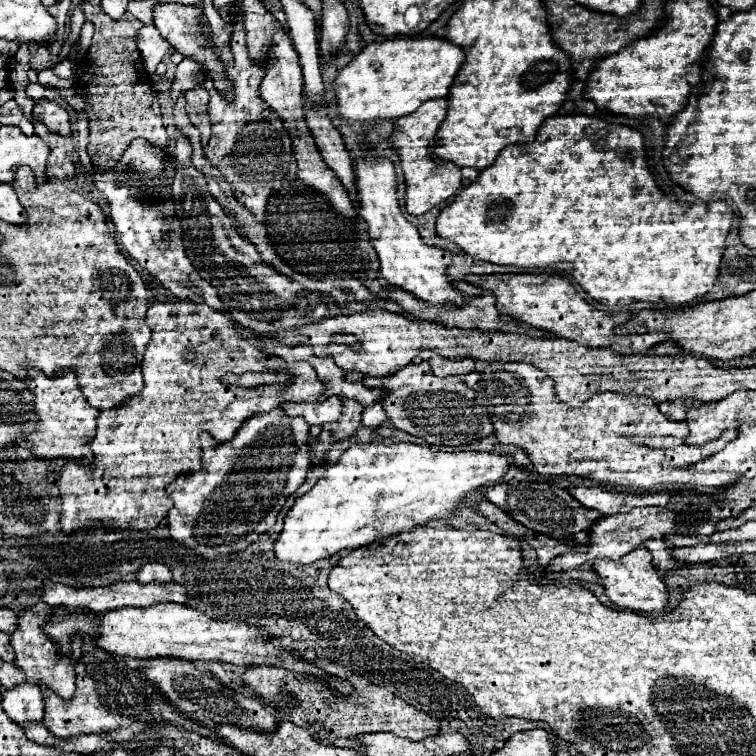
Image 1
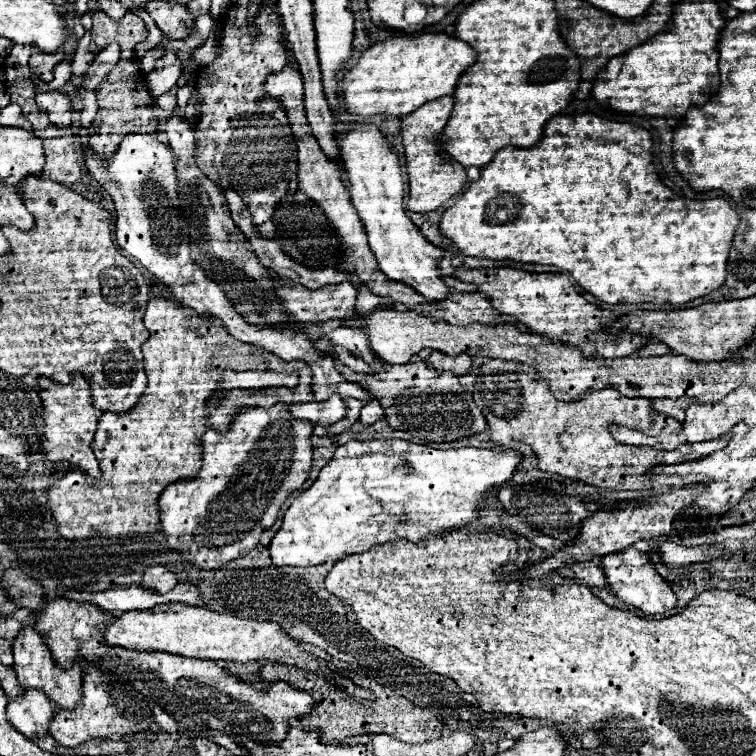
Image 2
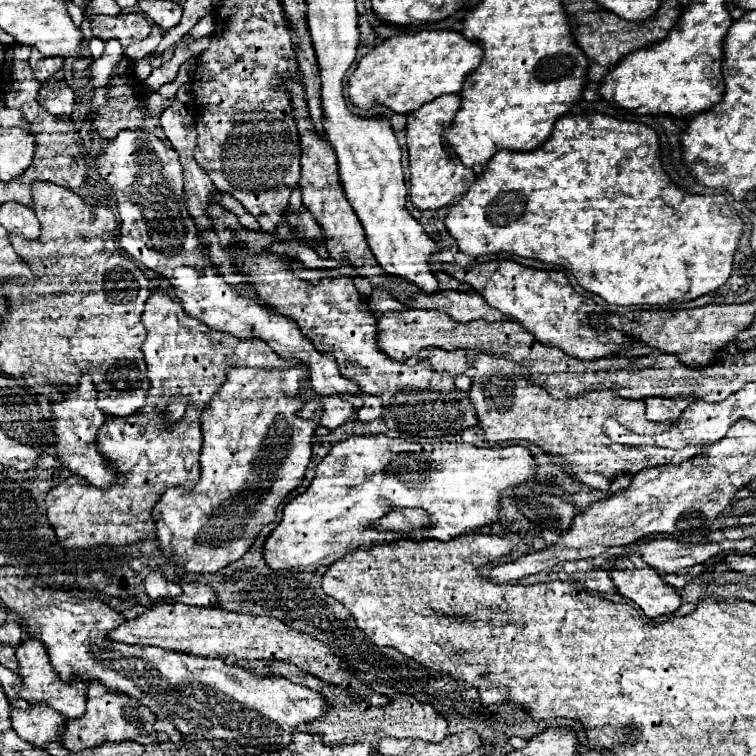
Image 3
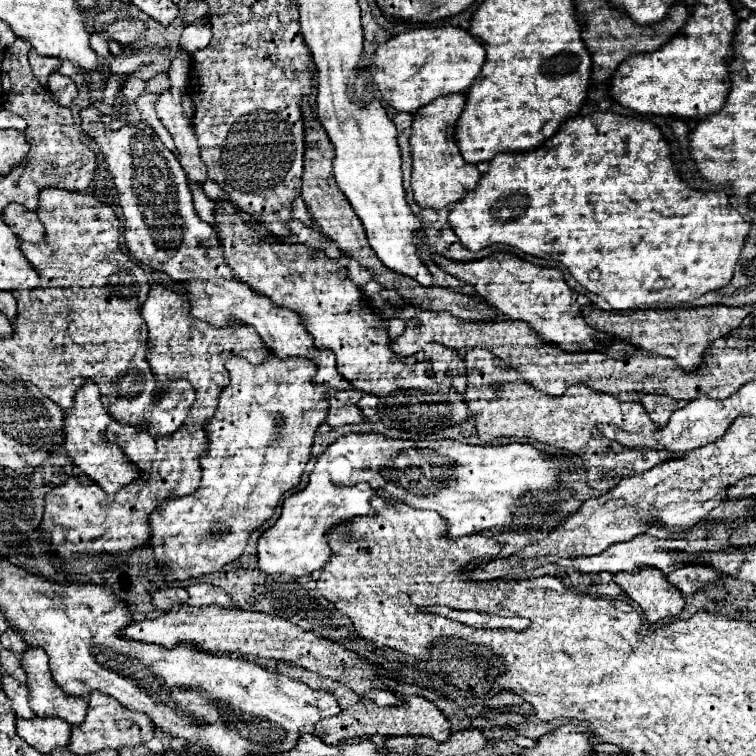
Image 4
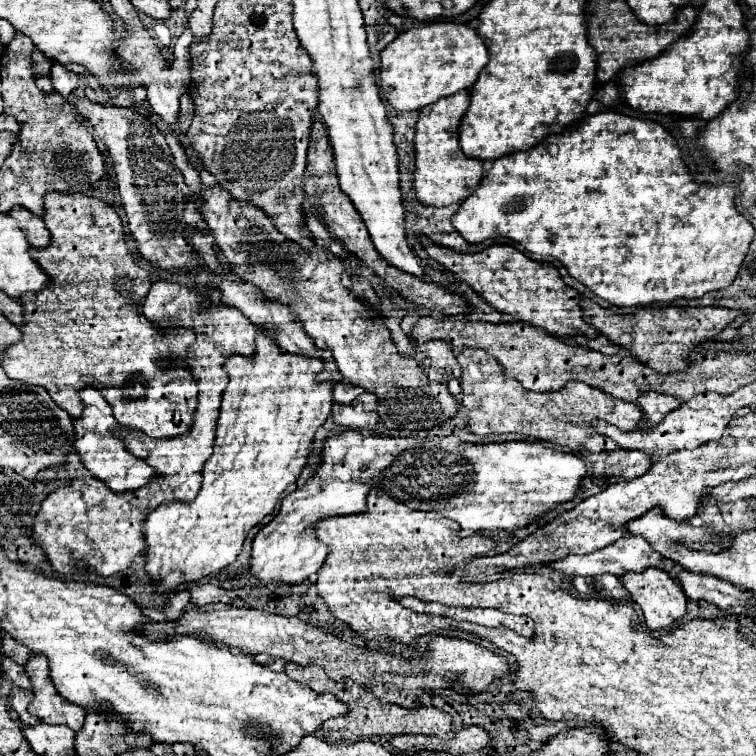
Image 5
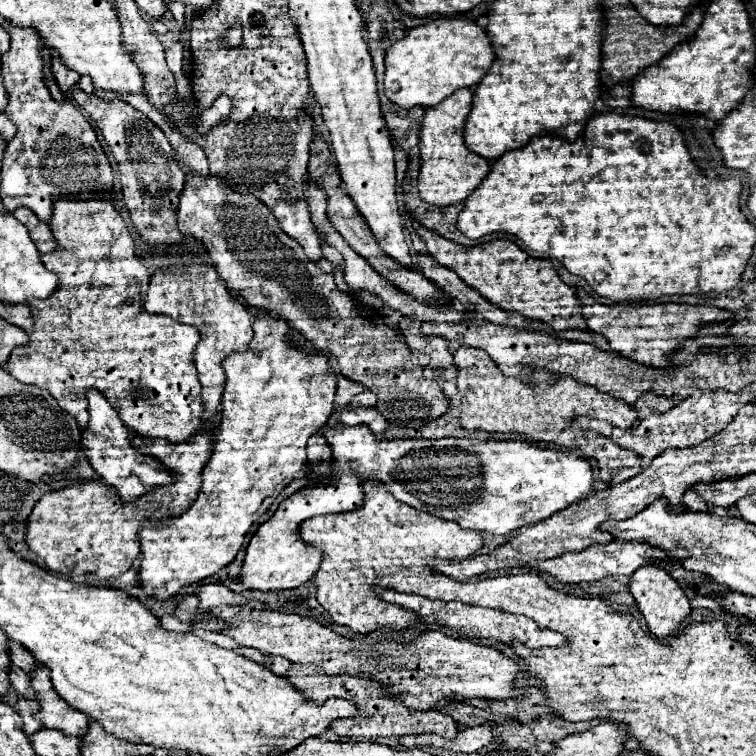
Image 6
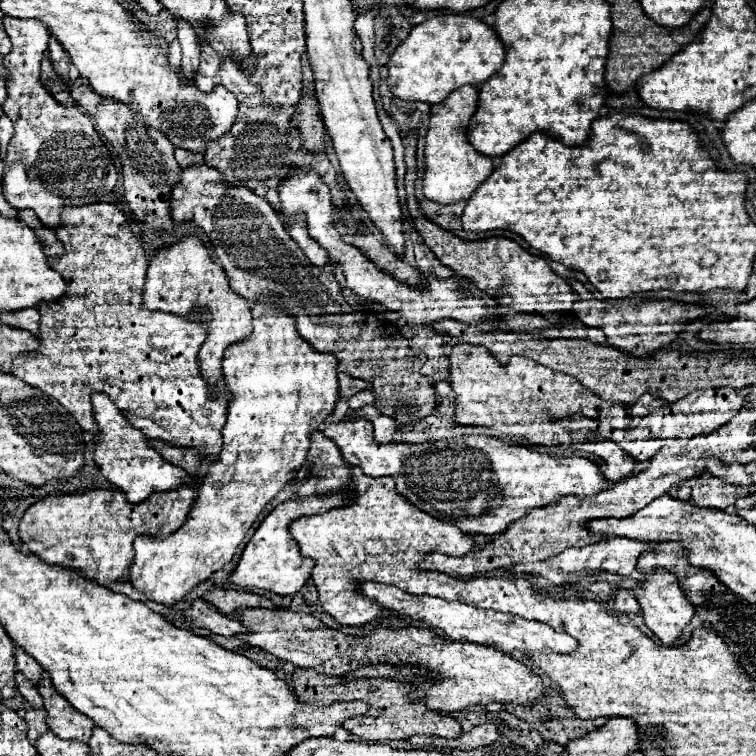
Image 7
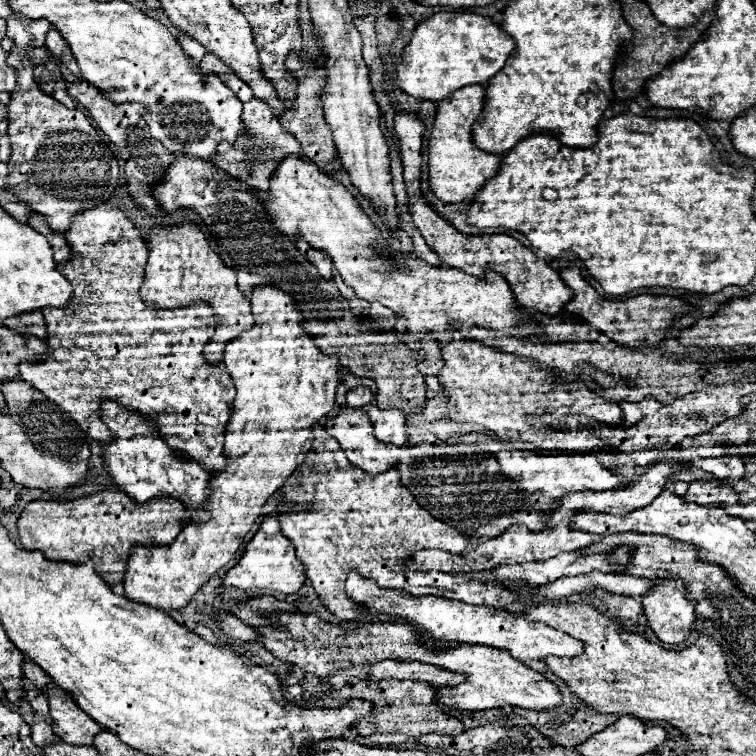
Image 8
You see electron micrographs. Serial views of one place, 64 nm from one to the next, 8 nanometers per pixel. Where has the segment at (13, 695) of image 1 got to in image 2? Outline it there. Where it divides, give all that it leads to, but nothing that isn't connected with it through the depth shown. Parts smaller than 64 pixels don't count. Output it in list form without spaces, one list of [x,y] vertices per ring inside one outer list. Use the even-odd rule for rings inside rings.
[[[30,688],[24,690],[20,698],[8,700],[6,716],[18,732],[22,732],[28,738],[34,738],[46,734],[54,716],[54,708],[56,704],[52,704],[52,700],[48,700],[42,692]]]

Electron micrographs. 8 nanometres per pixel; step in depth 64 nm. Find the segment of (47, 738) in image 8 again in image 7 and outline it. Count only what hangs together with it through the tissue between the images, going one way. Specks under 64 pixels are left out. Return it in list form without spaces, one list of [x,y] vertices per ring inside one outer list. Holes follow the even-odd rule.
[[[26,706],[24,720],[26,720],[26,724],[28,724],[28,738],[30,738],[32,744],[34,744],[34,742],[40,738],[40,734],[44,734],[44,730],[48,730],[46,720],[44,720],[44,710]]]

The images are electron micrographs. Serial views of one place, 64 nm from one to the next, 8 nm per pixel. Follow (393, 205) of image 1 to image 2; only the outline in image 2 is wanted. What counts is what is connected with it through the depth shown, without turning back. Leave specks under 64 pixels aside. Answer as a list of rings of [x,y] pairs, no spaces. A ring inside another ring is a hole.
[[[358,124],[356,130],[338,134],[338,146],[352,204],[364,224],[370,250],[374,252],[380,270],[390,280],[414,288],[430,302],[444,300],[450,294],[438,274],[438,262],[444,258],[444,250],[430,244],[404,212],[404,182],[396,152],[392,152],[382,132],[372,124]]]

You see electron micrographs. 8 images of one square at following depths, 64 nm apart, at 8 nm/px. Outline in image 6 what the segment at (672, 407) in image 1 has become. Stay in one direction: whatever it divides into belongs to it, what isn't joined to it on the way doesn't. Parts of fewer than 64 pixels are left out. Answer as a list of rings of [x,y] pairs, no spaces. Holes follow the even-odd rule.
[[[646,392],[642,394],[638,400],[636,400],[636,410],[638,410],[638,418],[644,420],[646,416],[650,414],[662,414],[662,412],[668,412],[670,408],[676,406],[674,400],[666,398],[666,396],[658,396],[654,392]]]

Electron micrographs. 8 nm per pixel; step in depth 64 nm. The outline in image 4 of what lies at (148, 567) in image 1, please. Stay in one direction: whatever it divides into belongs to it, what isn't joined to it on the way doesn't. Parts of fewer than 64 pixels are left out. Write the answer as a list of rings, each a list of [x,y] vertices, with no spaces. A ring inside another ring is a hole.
[[[167,587],[164,590],[152,588],[150,594],[152,594],[152,604],[158,610],[168,610],[172,606],[184,604],[189,598],[186,589],[183,587]]]

